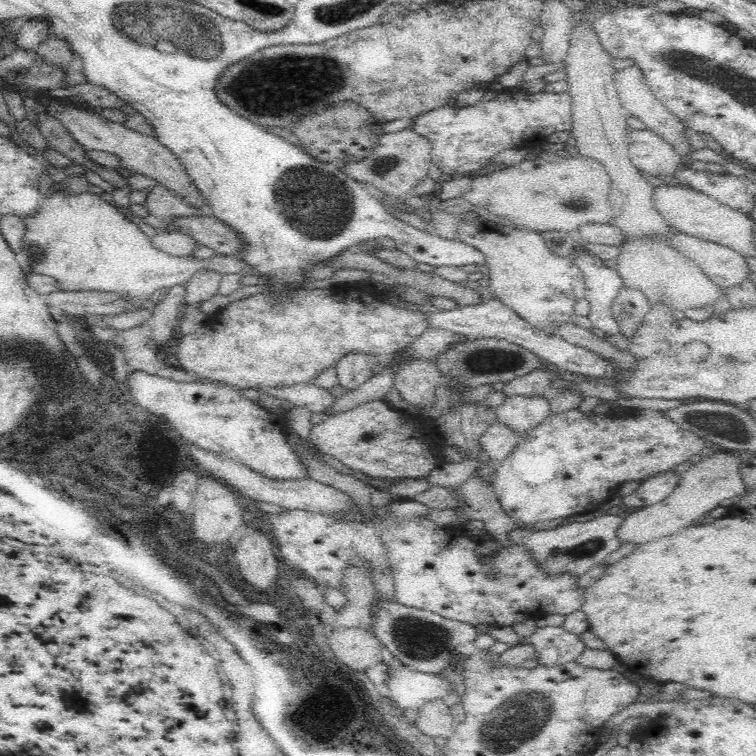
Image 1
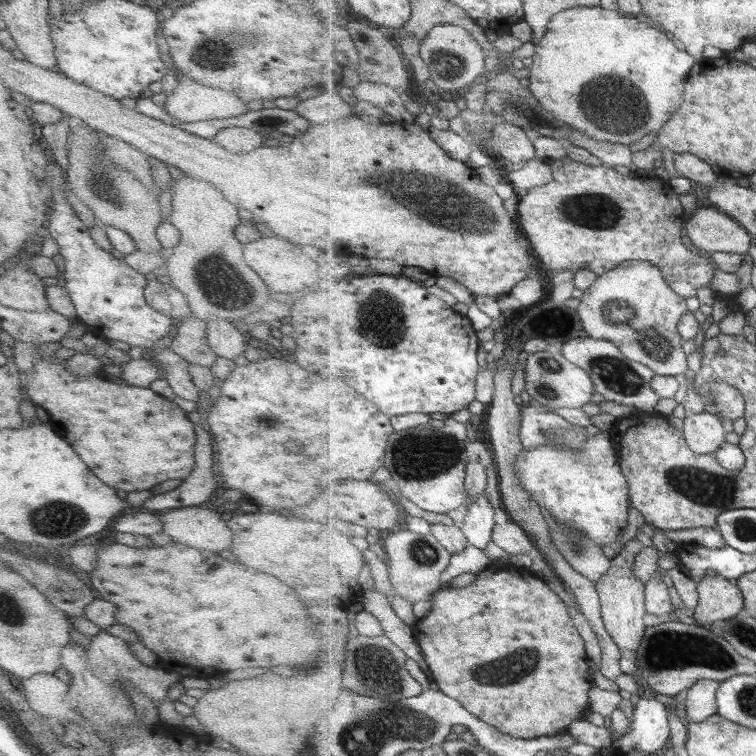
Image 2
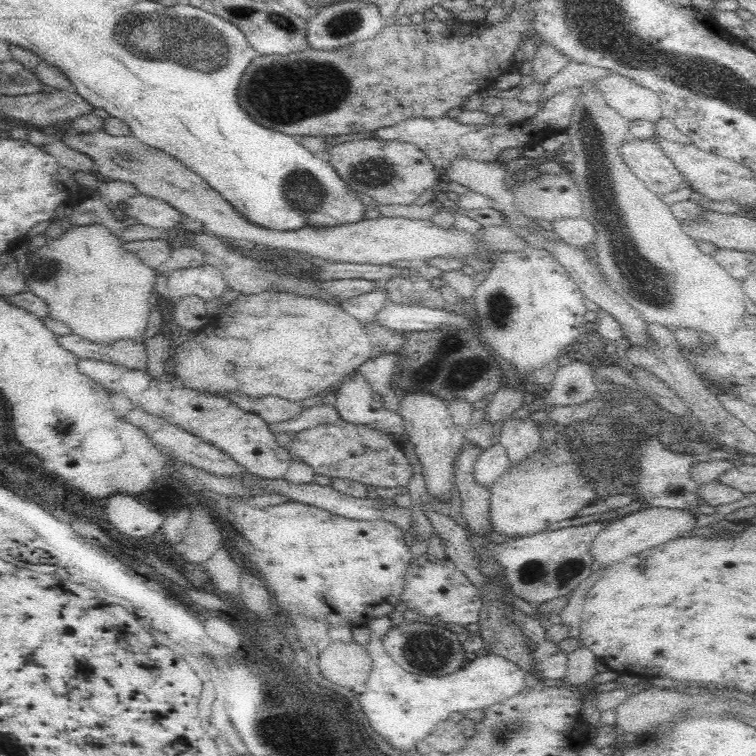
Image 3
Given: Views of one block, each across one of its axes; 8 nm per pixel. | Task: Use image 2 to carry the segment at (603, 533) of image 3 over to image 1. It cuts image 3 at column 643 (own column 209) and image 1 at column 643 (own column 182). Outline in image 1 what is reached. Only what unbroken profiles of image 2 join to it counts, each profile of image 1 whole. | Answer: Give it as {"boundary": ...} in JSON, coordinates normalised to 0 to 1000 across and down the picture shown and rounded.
{"boundary":[[[948,598],[943,603],[931,604],[927,611],[915,616],[901,627],[901,634],[892,647],[892,651],[873,665],[849,671],[832,680],[819,693],[815,701],[815,710],[820,720],[836,718],[844,722],[849,718],[858,718],[899,704],[905,698],[913,698],[923,688],[935,683],[938,676],[954,667],[956,661],[980,656],[988,651],[988,643],[979,631],[979,615],[976,604],[971,598]]]}

